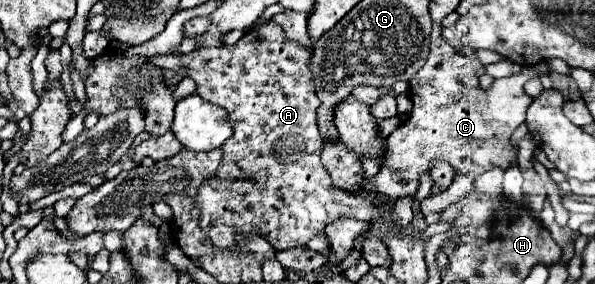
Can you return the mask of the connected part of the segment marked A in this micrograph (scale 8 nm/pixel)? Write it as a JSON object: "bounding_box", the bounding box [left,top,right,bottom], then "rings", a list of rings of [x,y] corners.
{"bounding_box":[146,20,390,250],"rings":[[[270,20],[268,24],[264,26],[252,26],[234,46],[222,46],[222,48],[208,48],[208,50],[200,50],[200,52],[190,52],[186,56],[176,56],[176,54],[156,54],[156,56],[148,56],[146,60],[150,64],[154,64],[156,68],[178,68],[178,66],[186,66],[190,70],[190,78],[198,84],[198,96],[206,98],[208,102],[214,102],[222,108],[226,108],[228,116],[230,116],[230,122],[232,122],[232,128],[234,128],[234,134],[230,136],[230,140],[226,140],[226,144],[222,146],[222,162],[214,174],[214,182],[210,184],[202,184],[198,188],[198,194],[196,194],[196,206],[200,210],[200,228],[206,232],[206,236],[212,240],[214,246],[218,248],[226,248],[226,250],[234,250],[234,246],[244,240],[248,234],[254,234],[254,236],[260,236],[264,238],[266,242],[272,244],[274,250],[288,250],[288,248],[296,248],[296,246],[304,246],[308,244],[310,238],[314,238],[318,232],[322,232],[330,222],[342,218],[342,216],[350,216],[350,218],[356,218],[356,220],[380,220],[384,216],[384,210],[386,210],[386,218],[390,214],[390,204],[386,206],[376,206],[376,202],[372,198],[368,198],[364,192],[360,194],[350,194],[350,192],[342,192],[340,188],[334,188],[328,172],[324,170],[324,166],[320,164],[320,150],[322,150],[322,136],[320,136],[320,130],[318,130],[318,124],[316,124],[316,110],[320,106],[320,100],[316,98],[316,92],[314,92],[314,82],[312,82],[312,74],[310,74],[310,50],[304,48],[302,44],[298,42],[292,42],[284,36],[284,32]]]}

